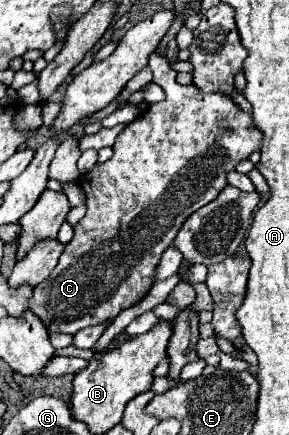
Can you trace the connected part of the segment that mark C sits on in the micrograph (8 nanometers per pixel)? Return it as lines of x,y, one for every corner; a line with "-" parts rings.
156,52
150,56
148,68
154,74
154,82
166,92
166,100
152,104
118,134
110,160
96,164
80,176
88,212
74,226
74,238
66,244
58,266
48,280
36,286
30,300
30,310
44,326
54,326
54,332
76,334
82,328
112,322
122,310
140,302
154,282
162,252
174,242
184,220
226,188
228,170
234,170
240,160
260,150
260,132
254,126
252,114
242,112
228,96
218,92
206,94
192,84
180,86
168,58

